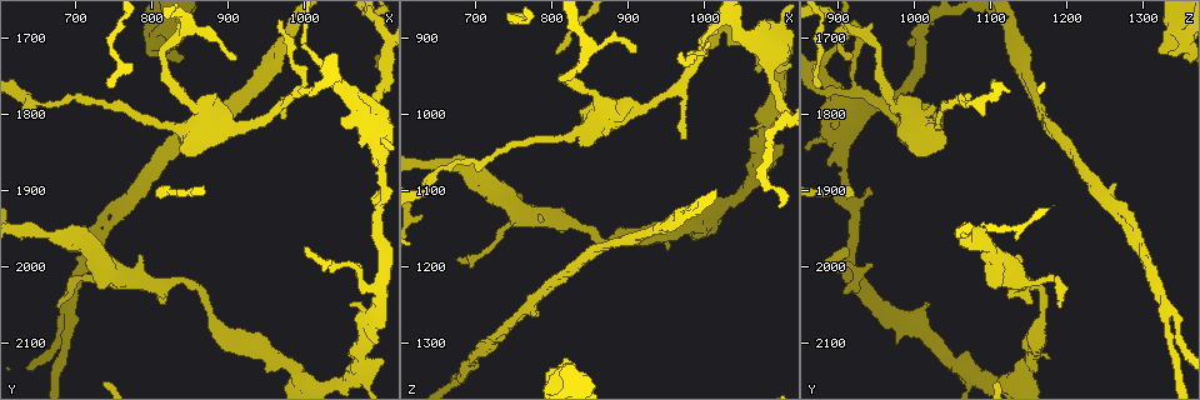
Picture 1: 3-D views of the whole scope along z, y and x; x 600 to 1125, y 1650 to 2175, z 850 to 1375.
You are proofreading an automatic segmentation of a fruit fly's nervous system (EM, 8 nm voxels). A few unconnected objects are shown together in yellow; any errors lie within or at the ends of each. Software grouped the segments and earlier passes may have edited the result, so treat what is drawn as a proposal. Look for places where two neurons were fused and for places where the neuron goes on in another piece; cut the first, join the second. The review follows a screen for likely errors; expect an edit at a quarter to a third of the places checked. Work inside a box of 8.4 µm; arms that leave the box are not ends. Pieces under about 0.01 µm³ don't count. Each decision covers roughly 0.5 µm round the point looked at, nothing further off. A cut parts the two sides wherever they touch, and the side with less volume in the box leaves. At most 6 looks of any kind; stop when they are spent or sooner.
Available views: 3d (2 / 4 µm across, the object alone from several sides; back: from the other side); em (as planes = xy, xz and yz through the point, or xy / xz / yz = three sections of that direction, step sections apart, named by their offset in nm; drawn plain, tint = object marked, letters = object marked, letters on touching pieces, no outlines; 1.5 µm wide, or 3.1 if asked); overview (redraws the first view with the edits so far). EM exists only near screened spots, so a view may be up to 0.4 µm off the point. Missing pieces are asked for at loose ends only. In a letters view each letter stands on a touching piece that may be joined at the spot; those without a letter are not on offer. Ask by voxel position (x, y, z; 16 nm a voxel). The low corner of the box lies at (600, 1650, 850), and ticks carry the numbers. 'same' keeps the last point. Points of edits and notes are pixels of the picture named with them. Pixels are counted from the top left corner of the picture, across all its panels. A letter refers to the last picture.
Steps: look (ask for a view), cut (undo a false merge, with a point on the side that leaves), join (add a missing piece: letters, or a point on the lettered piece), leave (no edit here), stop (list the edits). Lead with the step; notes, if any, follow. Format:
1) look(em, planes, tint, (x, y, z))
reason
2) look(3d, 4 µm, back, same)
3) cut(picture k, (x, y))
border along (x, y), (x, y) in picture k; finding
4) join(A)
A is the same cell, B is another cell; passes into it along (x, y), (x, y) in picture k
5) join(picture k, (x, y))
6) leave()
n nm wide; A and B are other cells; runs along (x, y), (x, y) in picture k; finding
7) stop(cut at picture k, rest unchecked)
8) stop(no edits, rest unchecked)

look(3d, 4 µm, back, (910, 1725, 915))
branch stops here

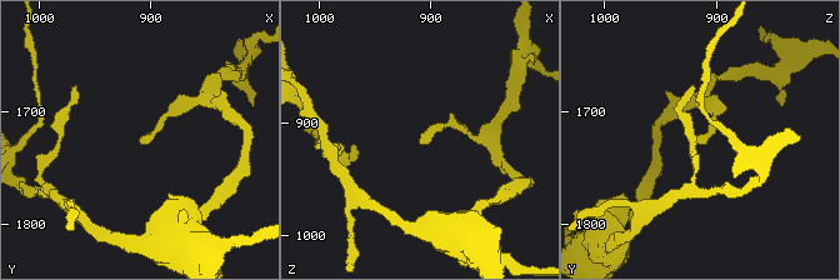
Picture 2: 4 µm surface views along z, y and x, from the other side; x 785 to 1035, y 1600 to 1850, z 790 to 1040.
look(em, planes, plain, (912, 1726, 914))

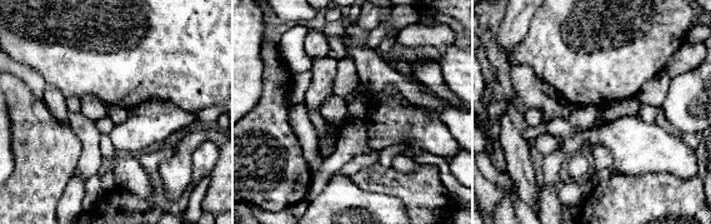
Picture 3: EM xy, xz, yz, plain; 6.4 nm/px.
look(em, planes, letters, same)
what lies round it

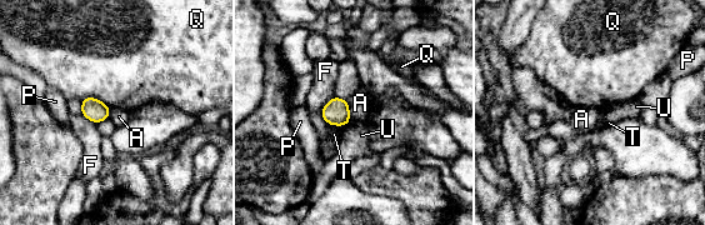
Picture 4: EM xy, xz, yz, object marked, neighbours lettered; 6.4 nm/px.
leave()
140 nm wide; A, F, P, Q, T and U are other cells; border along (346, 100), (350, 121) in picture 4; no lettered piece goes on from it

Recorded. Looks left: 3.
look(3d, 2 µm, (820, 1815, 1035))
calibre changes

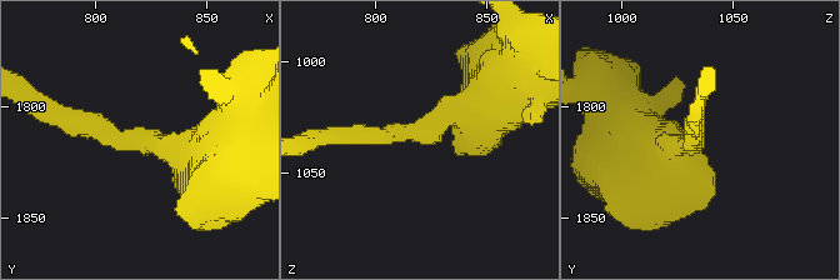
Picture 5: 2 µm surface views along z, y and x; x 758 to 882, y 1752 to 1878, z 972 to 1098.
look(em, xy, step 8, letters, (821, 1817, 1030))
need the tissue

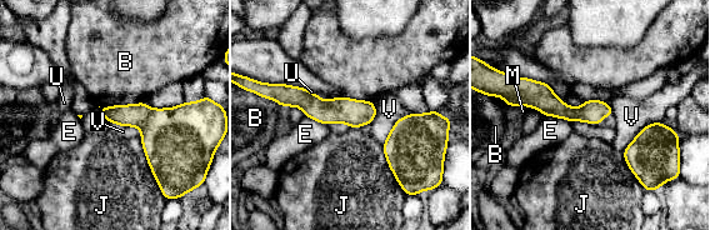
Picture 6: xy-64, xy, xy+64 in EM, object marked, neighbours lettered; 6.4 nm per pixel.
leave()
140 nm wide; B, E, J, M, U and V are other cells; runs along (278, 98), (373, 113) in picture 6; one neuron here

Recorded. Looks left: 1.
stop(no edits, rest unchecked)

